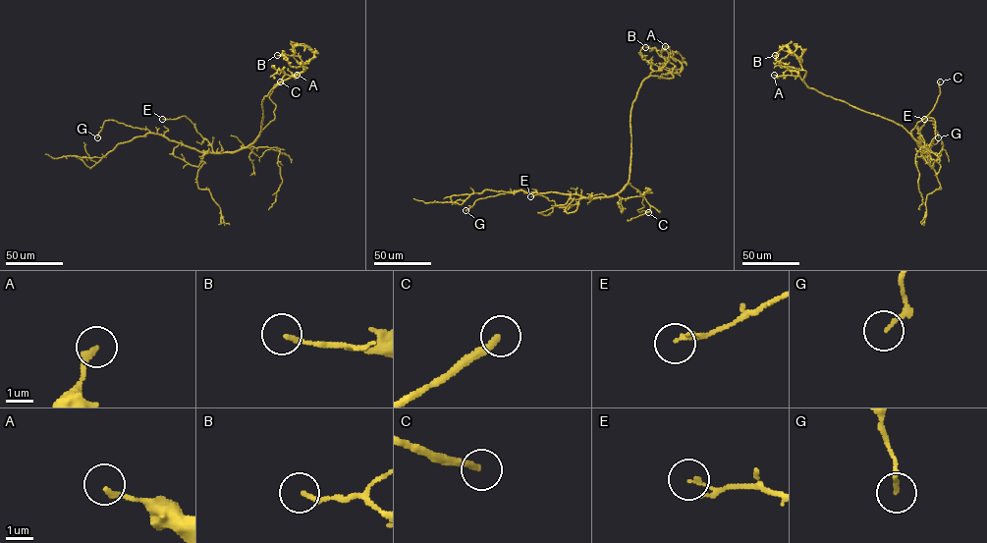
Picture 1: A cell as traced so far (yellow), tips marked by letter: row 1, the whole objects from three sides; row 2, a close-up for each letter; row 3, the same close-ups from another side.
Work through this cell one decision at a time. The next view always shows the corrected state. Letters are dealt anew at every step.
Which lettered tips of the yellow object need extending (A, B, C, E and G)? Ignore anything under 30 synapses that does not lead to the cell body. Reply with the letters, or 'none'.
C

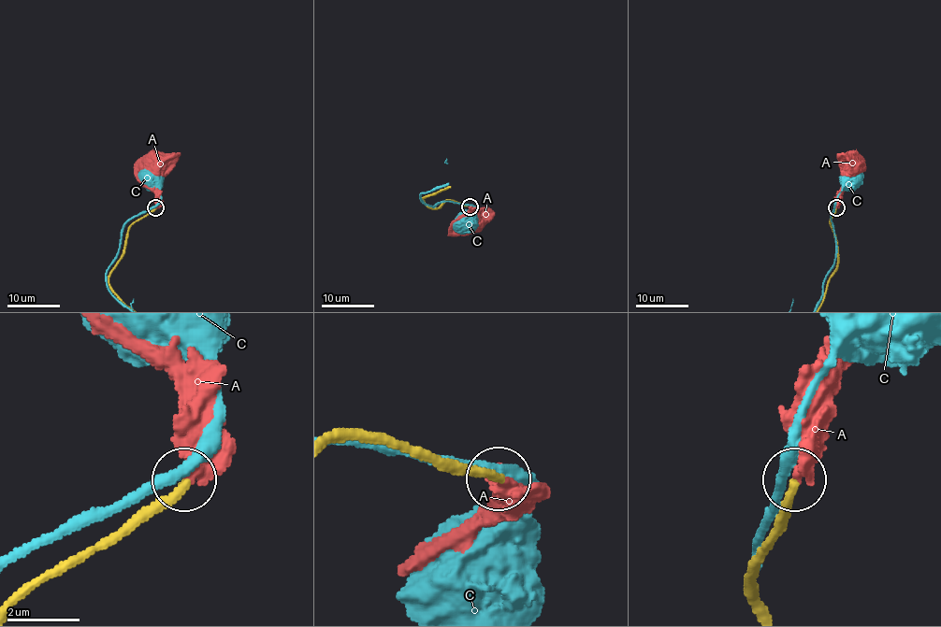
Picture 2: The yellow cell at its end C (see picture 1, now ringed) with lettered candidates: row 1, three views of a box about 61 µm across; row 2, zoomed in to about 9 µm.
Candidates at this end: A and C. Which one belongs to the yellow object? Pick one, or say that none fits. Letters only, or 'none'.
A

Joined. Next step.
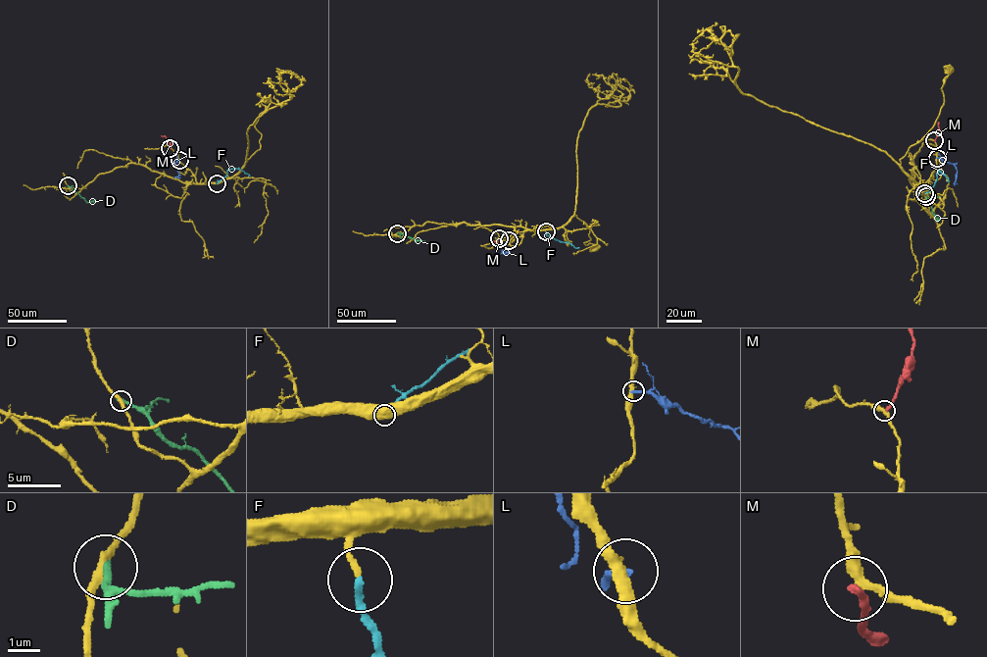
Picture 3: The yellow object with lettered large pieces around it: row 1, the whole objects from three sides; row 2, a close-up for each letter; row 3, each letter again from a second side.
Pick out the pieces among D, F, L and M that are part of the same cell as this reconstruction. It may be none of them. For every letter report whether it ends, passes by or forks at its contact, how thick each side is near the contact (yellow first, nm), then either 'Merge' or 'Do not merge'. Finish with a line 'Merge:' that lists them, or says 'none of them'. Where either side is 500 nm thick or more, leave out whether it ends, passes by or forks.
D: It ends there. Thickness 260 nm (yellow) against 280 nm. Do not merge
F: It ends there. Thickness 170 nm (yellow) against 220 nm. Merge
L: It ends there. Thickness 380 nm (yellow) against 240 nm. Do not merge
M: It ends there. Thickness 280 nm (yellow) against 280 nm. Do not merge
Merge: F

